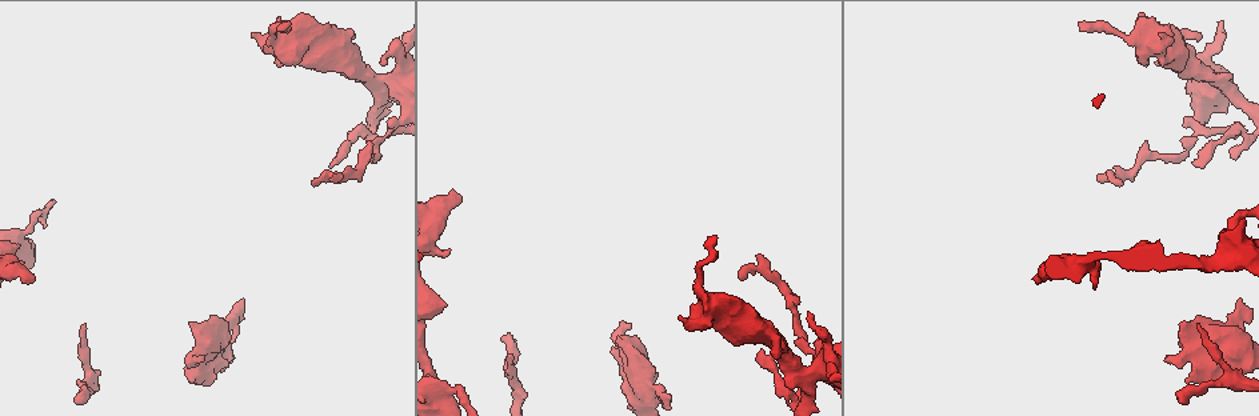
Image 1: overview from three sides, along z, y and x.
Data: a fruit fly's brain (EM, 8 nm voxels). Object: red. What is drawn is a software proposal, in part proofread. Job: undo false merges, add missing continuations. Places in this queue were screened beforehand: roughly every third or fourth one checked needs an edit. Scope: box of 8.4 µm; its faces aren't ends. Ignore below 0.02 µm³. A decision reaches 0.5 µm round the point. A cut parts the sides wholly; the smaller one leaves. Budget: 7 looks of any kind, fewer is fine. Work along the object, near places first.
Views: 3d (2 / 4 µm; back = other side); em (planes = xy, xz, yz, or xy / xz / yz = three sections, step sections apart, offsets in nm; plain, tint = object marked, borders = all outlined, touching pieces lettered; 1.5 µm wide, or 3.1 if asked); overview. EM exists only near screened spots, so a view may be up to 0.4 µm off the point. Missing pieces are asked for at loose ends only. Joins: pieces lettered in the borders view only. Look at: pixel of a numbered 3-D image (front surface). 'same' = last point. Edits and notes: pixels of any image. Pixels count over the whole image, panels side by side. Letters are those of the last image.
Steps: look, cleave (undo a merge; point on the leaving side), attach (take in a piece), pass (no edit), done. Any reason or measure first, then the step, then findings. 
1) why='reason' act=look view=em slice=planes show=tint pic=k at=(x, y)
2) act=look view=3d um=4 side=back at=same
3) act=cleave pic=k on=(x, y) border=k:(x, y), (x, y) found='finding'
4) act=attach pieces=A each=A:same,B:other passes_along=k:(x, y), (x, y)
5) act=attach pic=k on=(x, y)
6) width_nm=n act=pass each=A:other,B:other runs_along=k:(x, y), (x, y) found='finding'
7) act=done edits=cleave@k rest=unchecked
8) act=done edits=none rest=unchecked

why='an open end' act=look view=3d um=2 side=back pic=1 at=(255, 32)

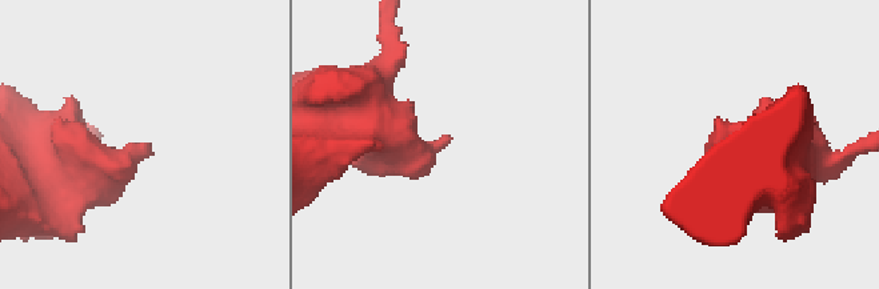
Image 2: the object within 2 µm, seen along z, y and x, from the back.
why='now the EM' act=look view=em slice=xz step=4 show=borders pic=2 at=(447, 137)

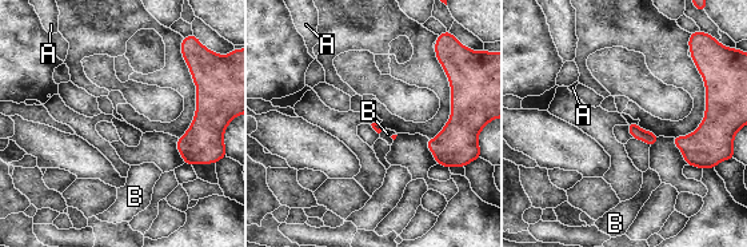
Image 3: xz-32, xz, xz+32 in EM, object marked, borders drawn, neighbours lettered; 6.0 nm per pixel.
act=pass each=A:other,B:other border=3:(386, 128), (379, 138) found='no lettered piece goes on from it'

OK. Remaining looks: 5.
why='branch stops here' act=look view=3d um=2 pic=1 at=(381, 62)

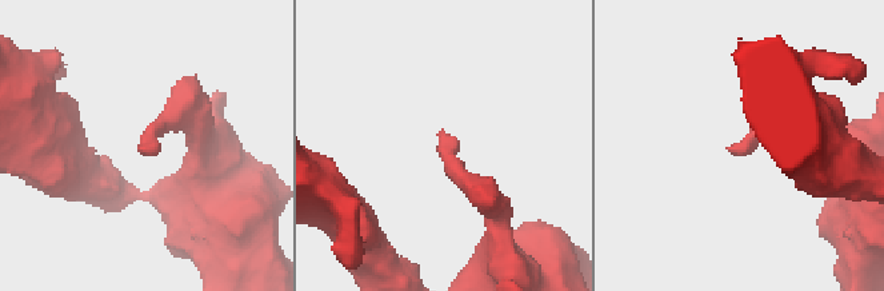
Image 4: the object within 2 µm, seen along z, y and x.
why='need the tissue' act=look view=em slice=planes show=borders pic=4 at=(439, 131)

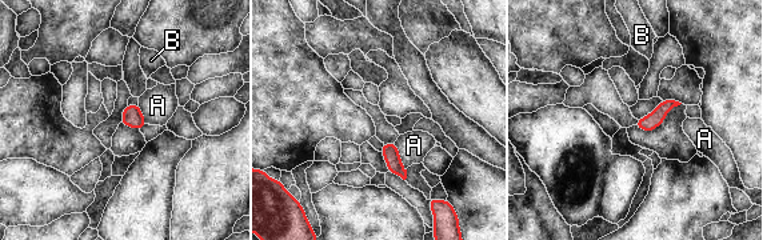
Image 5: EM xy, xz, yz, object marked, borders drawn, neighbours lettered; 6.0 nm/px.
longest_contact=A:180nm act=pass each=A:other,B:other border=5:(394, 143), (402, 166), (406, 170) found='none of them fits'

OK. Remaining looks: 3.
why='an open end' act=look view=em slice=planes show=tint pic=1 at=(77, 402)

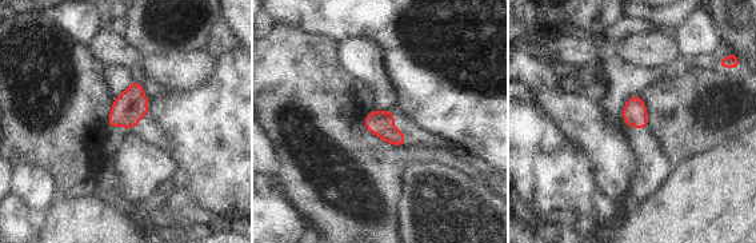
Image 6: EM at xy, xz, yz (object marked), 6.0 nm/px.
why='what lies round it' act=look view=em slice=planes show=borders at=same

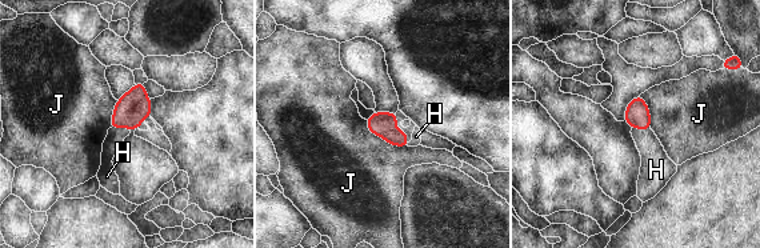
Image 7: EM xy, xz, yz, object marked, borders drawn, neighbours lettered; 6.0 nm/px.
act=attach pieces=H each=H:same,J:other passes_along=7:(134, 107), (120, 127), (115, 138) found='it goes on there'

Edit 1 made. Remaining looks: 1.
act=done edits=attach@7 rest=unchecked

